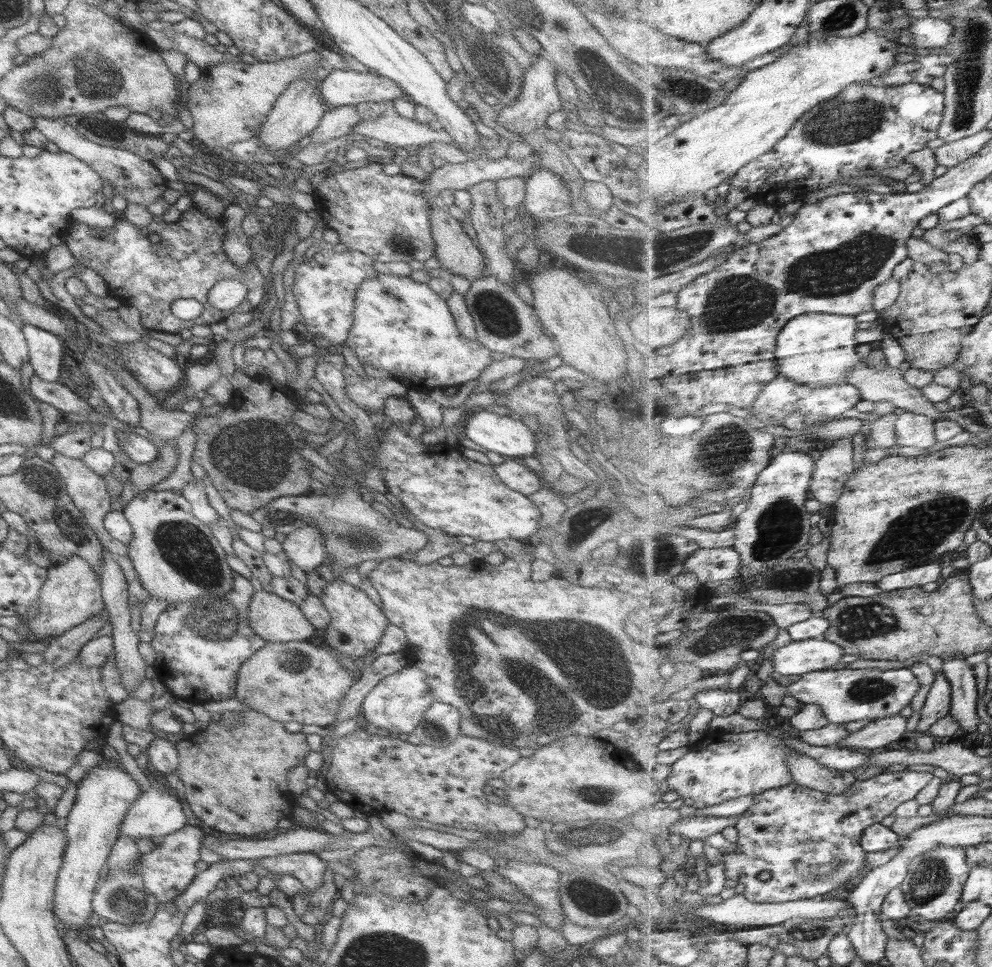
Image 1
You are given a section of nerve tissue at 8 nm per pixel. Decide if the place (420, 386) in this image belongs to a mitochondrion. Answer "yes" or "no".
no

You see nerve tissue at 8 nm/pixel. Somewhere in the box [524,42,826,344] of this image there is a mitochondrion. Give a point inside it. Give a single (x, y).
(666, 253)

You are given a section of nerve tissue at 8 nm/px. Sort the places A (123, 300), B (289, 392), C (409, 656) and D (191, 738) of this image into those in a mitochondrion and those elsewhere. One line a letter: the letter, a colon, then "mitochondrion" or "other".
A: other
B: other
C: other
D: other

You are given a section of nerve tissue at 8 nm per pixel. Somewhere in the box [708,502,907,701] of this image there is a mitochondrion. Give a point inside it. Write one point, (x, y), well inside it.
(863, 622)

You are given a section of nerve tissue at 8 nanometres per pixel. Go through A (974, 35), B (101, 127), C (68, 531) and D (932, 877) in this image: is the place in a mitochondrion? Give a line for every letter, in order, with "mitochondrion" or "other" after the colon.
A: mitochondrion
B: mitochondrion
C: mitochondrion
D: mitochondrion

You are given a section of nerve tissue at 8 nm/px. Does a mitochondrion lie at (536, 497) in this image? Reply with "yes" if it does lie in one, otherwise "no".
no

